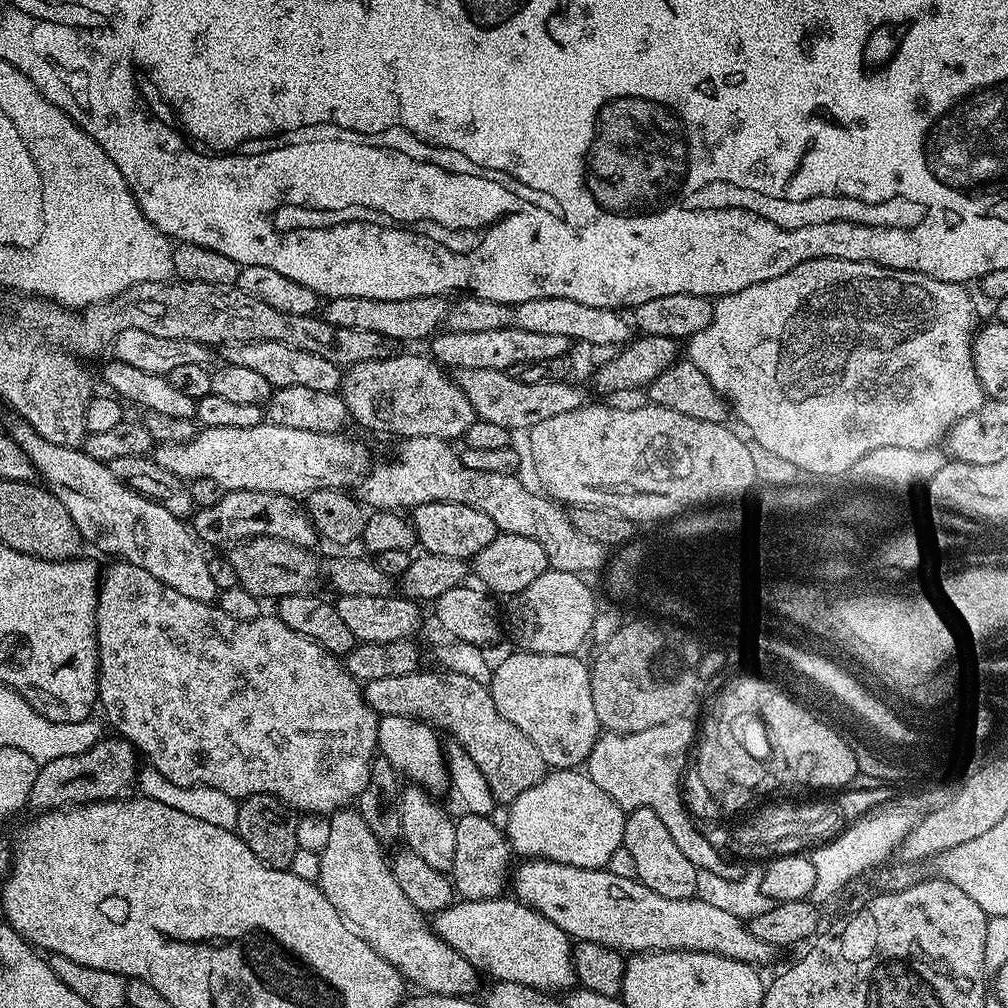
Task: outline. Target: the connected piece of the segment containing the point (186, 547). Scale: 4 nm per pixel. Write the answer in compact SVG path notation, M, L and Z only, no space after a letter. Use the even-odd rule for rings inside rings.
M16 422L10 428L10 435L26 452L26 458L30 458L44 487L66 506L85 542L100 552L109 552L112 558L142 566L146 574L154 574L158 582L170 586L170 590L178 590L186 598L194 598L194 602L212 604L217 599L218 589L210 575L209 557L204 556L201 541L181 517L122 486L106 464L90 458L80 448L54 446L23 422Z

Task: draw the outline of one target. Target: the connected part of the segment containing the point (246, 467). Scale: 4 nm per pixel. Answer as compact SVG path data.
M265 422L258 426L249 427L228 427L218 430L217 428L200 428L194 438L190 438L190 442L182 442L181 444L161 444L155 449L154 458L158 462L158 466L162 466L162 470L170 470L170 474L178 474L178 478L186 481L194 481L198 478L210 478L213 482L218 482L218 486L222 486L227 491L237 492L238 490L254 490L255 492L273 492L274 494L282 494L293 498L307 497L309 492L320 492L323 488L339 488L347 489L347 484L355 485L361 479L360 472L360 455L363 454L364 448L356 440L347 440L344 434L318 434L314 430L290 430L290 426L278 426L271 422Z

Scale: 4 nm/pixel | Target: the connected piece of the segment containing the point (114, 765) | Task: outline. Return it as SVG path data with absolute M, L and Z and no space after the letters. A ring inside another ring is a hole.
M112 734L102 738L90 750L66 758L54 758L40 765L28 804L36 810L55 810L95 800L123 800L133 795L138 784L138 753L129 740Z

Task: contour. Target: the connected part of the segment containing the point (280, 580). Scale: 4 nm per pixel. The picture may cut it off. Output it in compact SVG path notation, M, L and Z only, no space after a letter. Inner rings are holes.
M256 536L252 540L242 540L235 545L227 553L230 566L234 566L234 574L236 575L239 587L245 588L250 594L254 594L258 598L264 596L272 596L271 598L279 598L289 596L290 594L302 594L303 592L311 593L312 588L320 580L320 572L326 579L332 583L332 588L336 594L340 596L361 596L362 598L386 598L393 595L394 580L393 577L382 574L382 570L378 570L375 559L360 556L344 556L341 560L332 560L329 564L324 564L320 568L320 560L307 548L299 548L285 540L278 538L270 538L269 536Z

